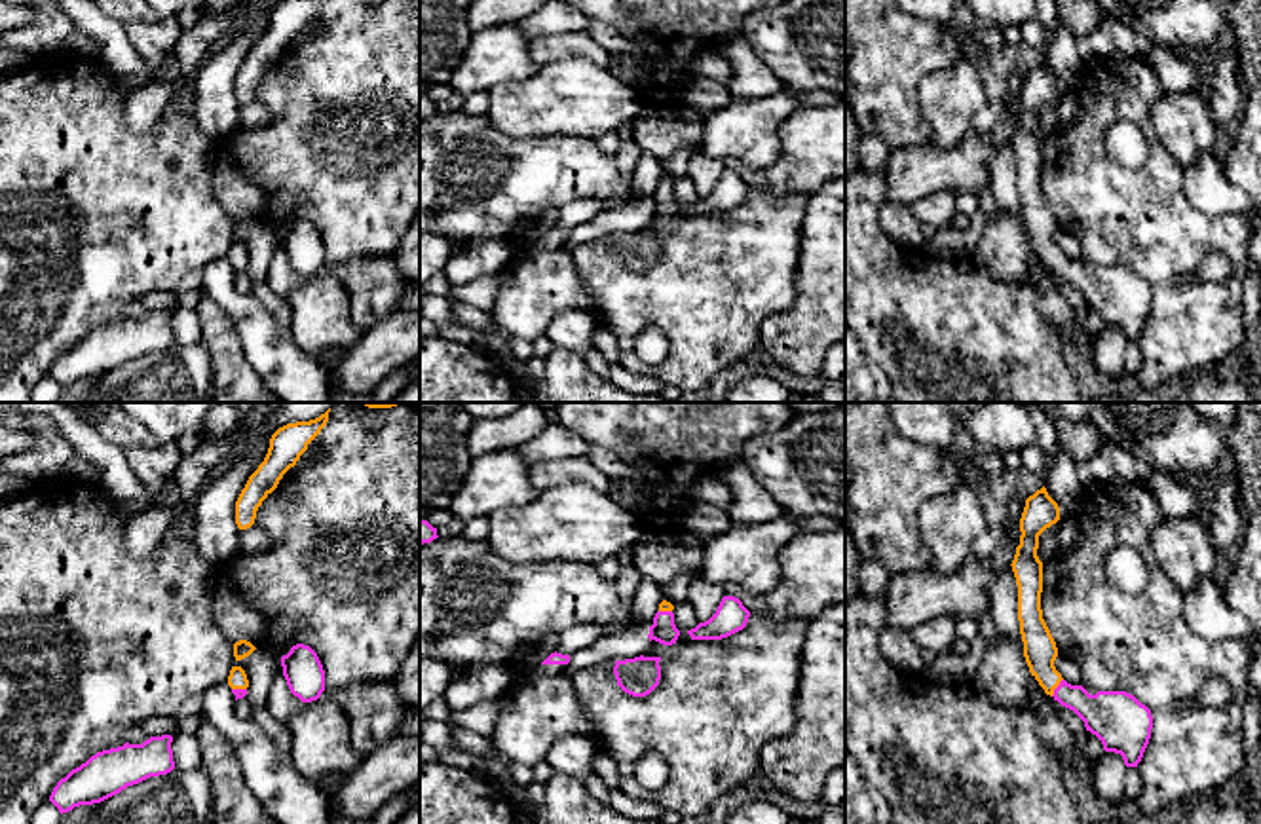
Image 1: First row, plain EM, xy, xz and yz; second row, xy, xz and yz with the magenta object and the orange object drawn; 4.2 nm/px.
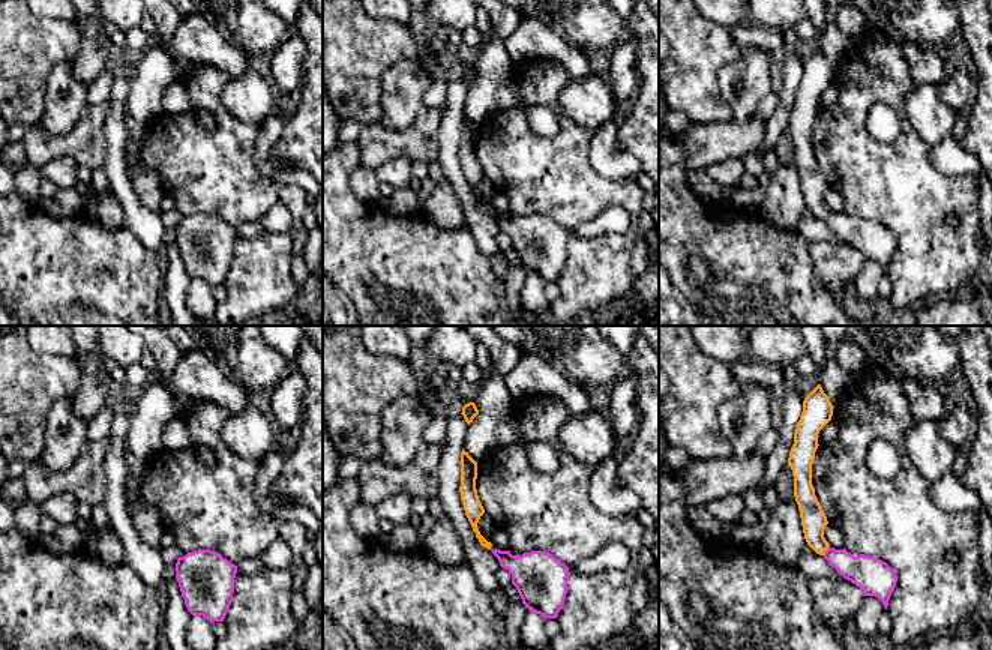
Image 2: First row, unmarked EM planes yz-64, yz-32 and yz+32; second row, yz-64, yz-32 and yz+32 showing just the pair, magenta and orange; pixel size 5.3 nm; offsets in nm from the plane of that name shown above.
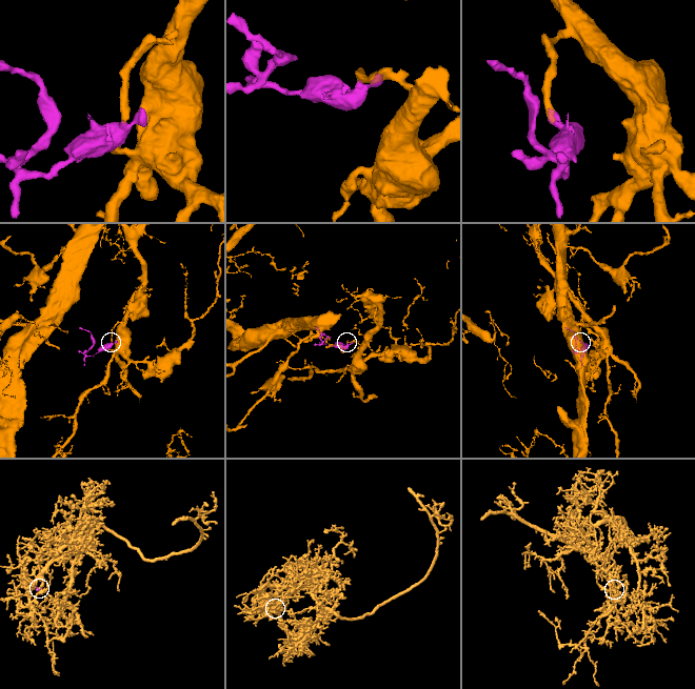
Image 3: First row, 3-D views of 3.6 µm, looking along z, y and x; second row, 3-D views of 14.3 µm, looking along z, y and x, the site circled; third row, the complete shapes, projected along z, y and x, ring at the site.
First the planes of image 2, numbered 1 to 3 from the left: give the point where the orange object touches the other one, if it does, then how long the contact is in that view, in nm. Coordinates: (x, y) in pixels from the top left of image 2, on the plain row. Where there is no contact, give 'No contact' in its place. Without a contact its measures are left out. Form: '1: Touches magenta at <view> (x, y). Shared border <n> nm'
1: No contact
2: No contact
3: Touches magenta at yz+32 (826, 215). Shared border 60 nm

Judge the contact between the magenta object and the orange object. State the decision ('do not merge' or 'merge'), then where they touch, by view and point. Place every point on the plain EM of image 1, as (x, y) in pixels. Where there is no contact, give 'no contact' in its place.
merge; meets magenta in yz at (1056, 262)

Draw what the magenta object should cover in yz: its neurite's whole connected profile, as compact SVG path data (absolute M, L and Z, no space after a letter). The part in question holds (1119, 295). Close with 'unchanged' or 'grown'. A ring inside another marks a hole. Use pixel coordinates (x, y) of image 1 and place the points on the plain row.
M1045 61L1026 74L1026 82L1020 93L1020 120L1016 122L1016 129L1010 139L1018 159L1018 196L1024 216L1024 232L1031 251L1039 256L1045 268L1062 281L1073 285L1084 296L1086 306L1101 315L1105 327L1120 328L1126 342L1138 342L1151 313L1151 285L1126 266L1098 266L1096 270L1090 270L1082 260L1067 258L1054 241L1058 222L1043 194L1043 137L1037 131L1037 123L1039 110L1058 95L1060 82L1048 70Z; grown

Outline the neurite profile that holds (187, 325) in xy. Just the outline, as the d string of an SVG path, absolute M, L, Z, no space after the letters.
M179 308L171 317L175 344L192 346L201 340L201 319L198 309Z

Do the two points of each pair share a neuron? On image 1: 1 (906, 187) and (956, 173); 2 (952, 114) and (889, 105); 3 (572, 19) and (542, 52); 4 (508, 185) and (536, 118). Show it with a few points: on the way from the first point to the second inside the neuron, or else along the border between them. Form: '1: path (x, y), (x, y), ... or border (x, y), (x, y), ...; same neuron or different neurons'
1: path (918, 175), (944, 173); same neuron
2: border (939, 69), (920, 86), (927, 143); different neurons
3: border (585, 29), (538, 35), (530, 40); different neurons
4: border (489, 118), (498, 130), (513, 137), (574, 137); different neurons

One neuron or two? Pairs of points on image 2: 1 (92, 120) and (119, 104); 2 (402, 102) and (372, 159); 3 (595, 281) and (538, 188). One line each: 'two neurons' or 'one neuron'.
1: two neurons
2: two neurons
3: one neuron

